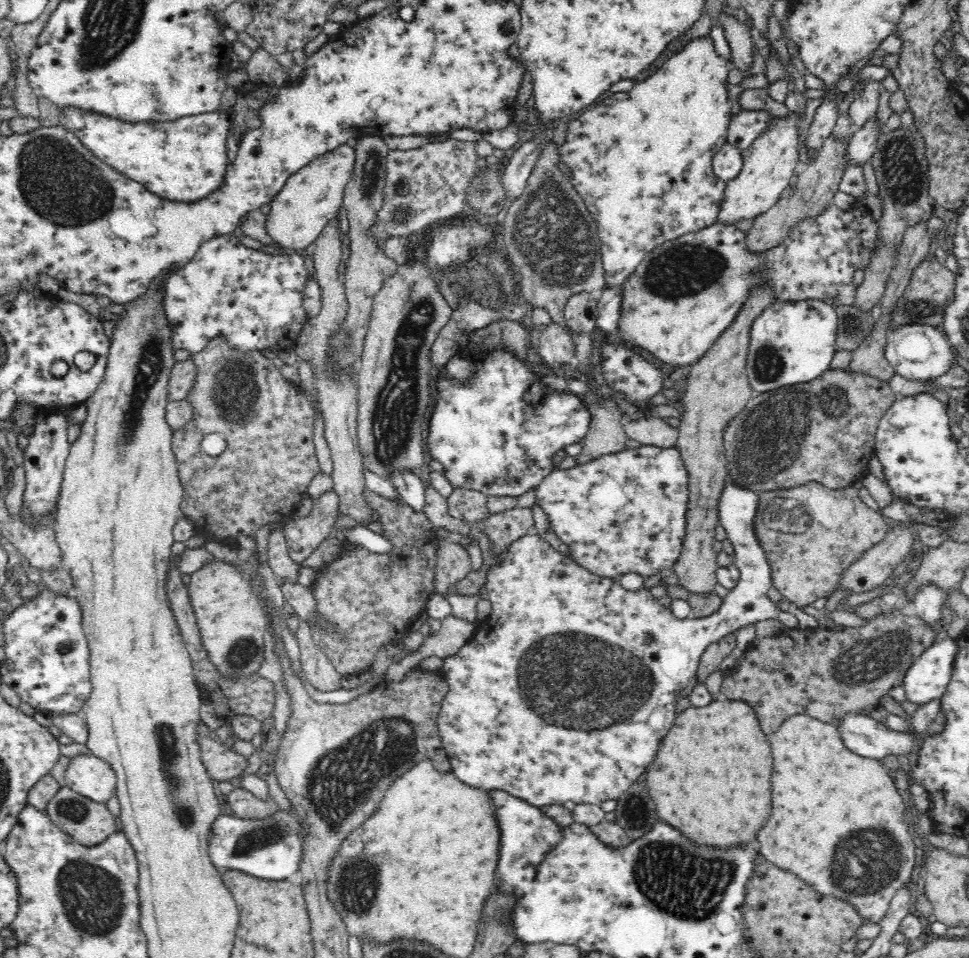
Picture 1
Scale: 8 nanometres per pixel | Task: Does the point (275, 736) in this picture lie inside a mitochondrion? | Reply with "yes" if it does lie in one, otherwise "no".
no

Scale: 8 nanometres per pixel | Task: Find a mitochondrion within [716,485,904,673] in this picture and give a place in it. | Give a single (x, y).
(785, 518)

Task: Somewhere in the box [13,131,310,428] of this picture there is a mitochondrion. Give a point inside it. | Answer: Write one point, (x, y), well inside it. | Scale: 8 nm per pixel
(63, 187)

